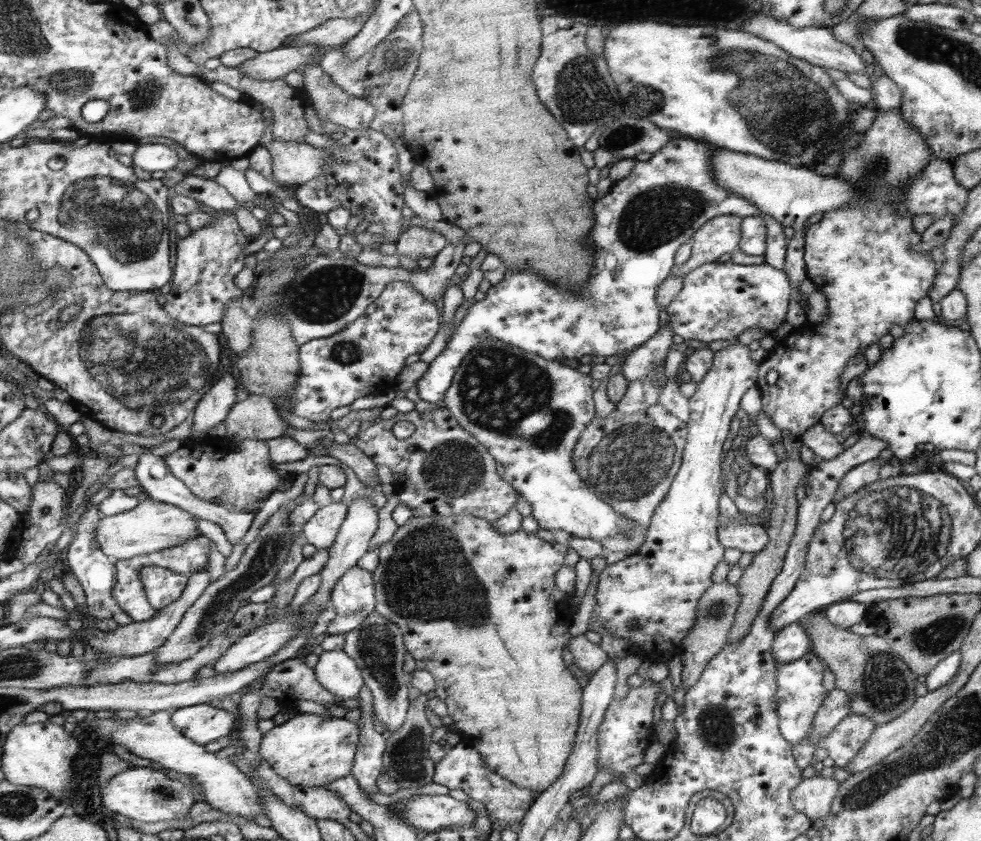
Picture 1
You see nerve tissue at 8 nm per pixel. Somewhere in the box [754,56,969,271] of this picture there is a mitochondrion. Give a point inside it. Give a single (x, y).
(873, 169)

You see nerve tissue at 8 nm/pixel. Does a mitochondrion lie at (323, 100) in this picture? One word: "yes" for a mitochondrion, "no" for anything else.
no

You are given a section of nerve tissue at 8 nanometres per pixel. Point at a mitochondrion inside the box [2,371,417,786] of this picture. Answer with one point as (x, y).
(215, 613)

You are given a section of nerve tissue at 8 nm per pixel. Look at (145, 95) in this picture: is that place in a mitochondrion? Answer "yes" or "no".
yes

